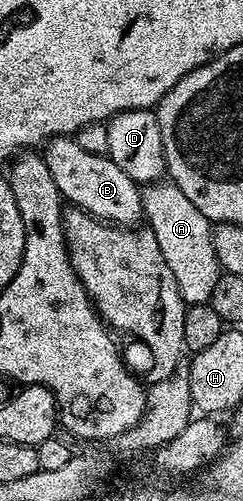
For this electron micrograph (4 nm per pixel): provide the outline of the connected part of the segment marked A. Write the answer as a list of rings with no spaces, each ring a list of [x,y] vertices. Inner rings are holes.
[[[159,181],[147,184],[142,190],[142,208],[148,227],[160,245],[161,253],[176,279],[181,297],[188,305],[205,303],[209,300],[216,281],[222,274],[216,257],[213,228],[192,201],[175,184]]]

